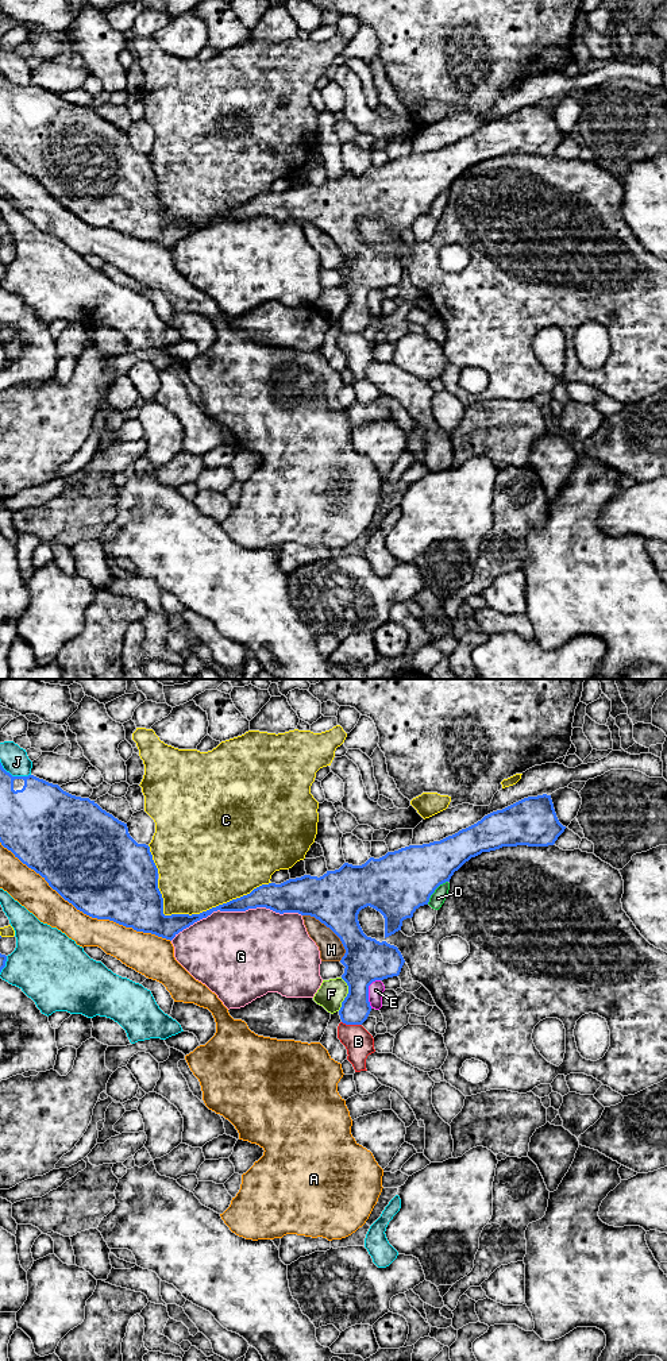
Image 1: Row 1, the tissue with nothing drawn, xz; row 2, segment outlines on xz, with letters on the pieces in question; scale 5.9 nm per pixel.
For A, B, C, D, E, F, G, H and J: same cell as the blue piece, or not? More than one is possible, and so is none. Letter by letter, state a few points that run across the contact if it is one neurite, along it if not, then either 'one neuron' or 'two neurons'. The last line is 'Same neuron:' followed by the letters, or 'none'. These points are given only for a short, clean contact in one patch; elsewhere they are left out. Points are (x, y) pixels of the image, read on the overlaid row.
A: two neurons
B: two neurons
C: two neurons
D: two neurons
E: xz (380, 979), (376, 979), (369, 986), (369, 1005), (371, 1007) | two neurons
F: xz (342, 978), (347, 986), (347, 995), (338, 1010) | two neurons
G: two neurons
H: two neurons
J: two neurons
Same neuron: none

